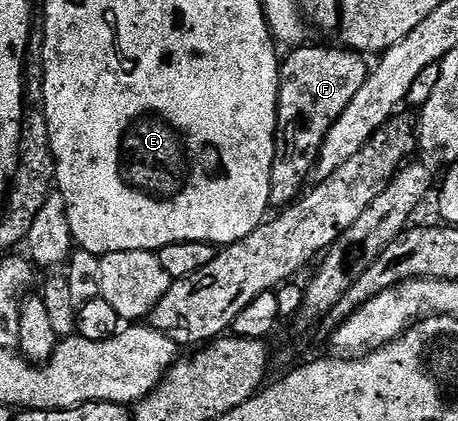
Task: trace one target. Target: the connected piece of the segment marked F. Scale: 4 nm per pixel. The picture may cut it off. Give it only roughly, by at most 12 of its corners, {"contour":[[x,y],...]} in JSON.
{"contour":[[304,44],[279,67],[271,206],[304,193],[329,128],[369,73]]}

